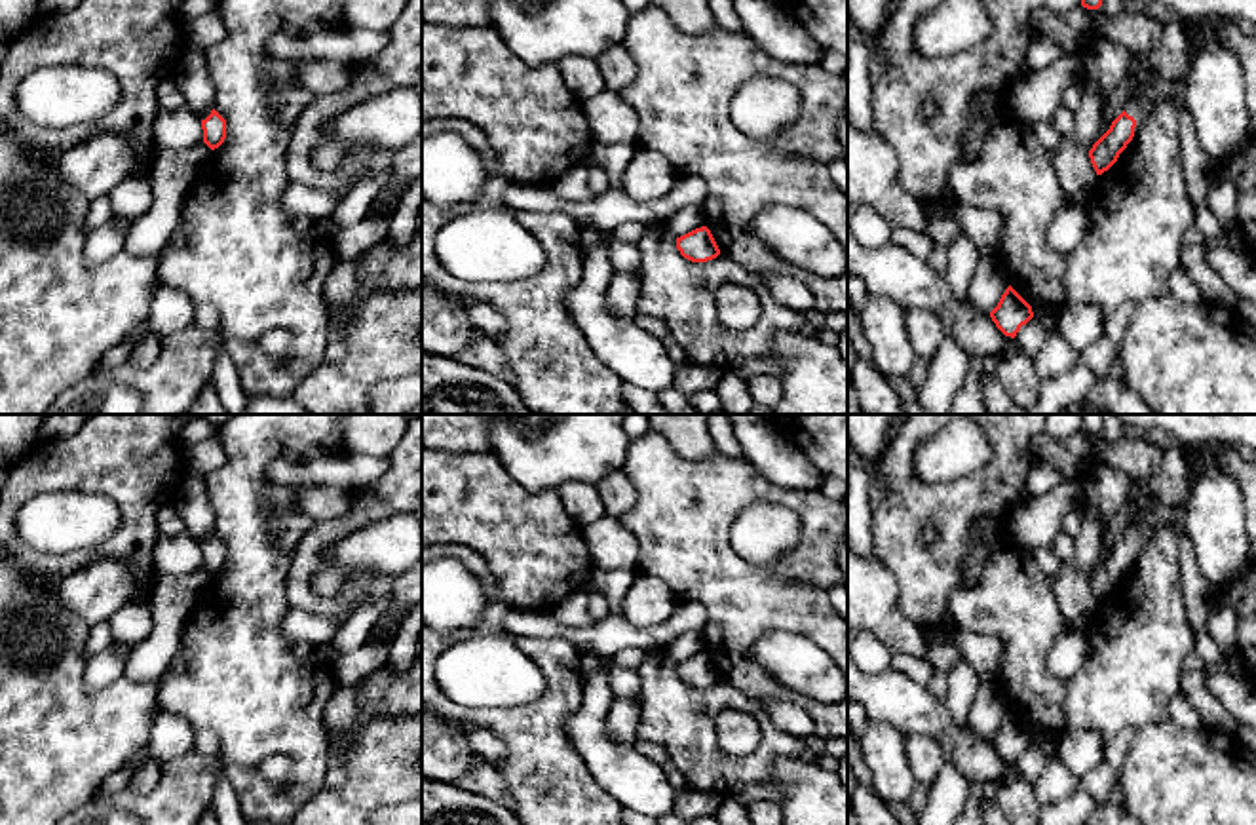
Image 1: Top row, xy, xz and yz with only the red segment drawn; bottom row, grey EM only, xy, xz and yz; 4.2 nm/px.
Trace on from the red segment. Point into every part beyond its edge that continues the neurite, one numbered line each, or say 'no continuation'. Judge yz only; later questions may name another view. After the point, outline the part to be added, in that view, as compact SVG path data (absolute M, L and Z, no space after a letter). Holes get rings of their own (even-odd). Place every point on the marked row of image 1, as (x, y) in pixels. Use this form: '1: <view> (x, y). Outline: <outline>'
1: yz (1156, 88). Outline: M1153 76L1148 84L1146 84L1146 103L1134 103L1131 101L1125 106L1125 112L1129 116L1132 116L1136 122L1142 120L1146 116L1146 112L1155 106L1163 97L1170 97L1174 99L1174 86L1172 82L1161 80L1157 76Z

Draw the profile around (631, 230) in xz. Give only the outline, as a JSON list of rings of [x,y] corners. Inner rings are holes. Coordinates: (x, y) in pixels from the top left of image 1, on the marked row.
[[[627,221],[614,228],[608,236],[625,243],[638,243],[640,238],[644,236],[646,226],[637,222],[637,221]]]

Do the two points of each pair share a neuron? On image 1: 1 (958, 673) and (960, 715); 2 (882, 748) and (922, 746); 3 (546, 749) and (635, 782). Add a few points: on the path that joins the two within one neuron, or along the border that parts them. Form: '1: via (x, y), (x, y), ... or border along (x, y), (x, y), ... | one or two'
1: via (960, 683), (960, 706) | one
2: border along (903, 738), (907, 765), (916, 780) | two
3: border along (565, 723), (576, 753), (593, 780), (612, 799) | two

